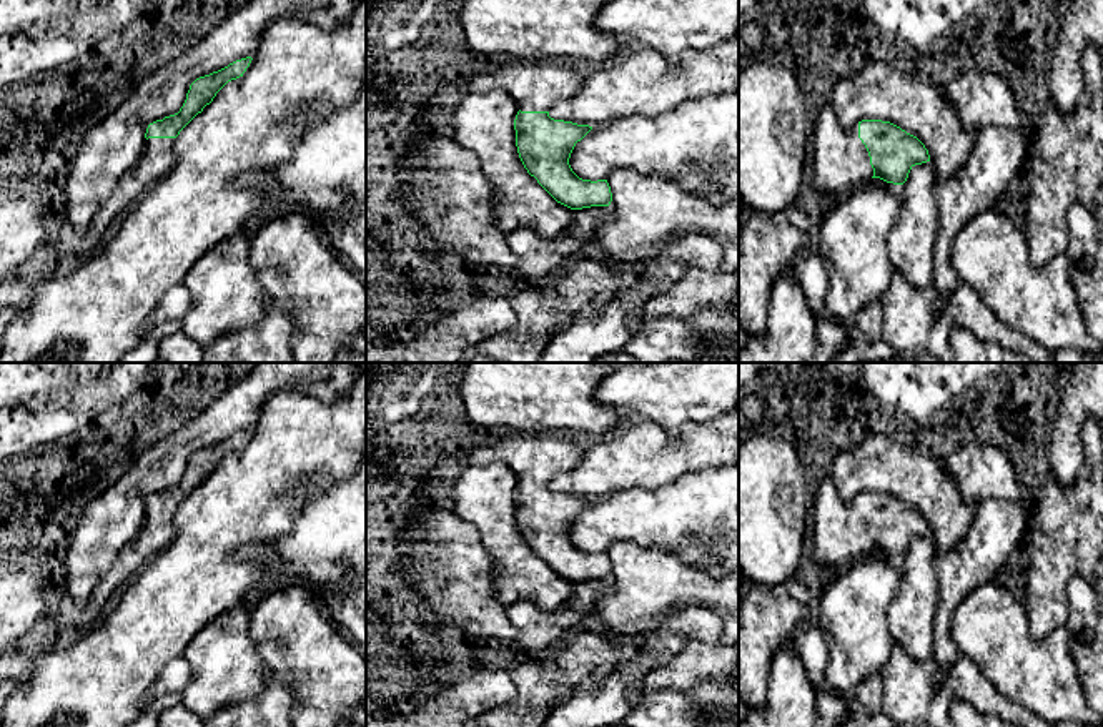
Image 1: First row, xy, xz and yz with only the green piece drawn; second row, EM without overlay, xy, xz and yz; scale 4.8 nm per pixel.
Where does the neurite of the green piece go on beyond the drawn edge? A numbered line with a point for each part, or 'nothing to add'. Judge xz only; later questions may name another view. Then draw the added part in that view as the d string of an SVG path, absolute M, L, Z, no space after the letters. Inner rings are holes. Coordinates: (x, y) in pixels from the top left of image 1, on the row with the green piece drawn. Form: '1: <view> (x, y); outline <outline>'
1: xz (536, 85); outline M554 60L497 62L469 82L469 91L504 90L521 111L549 111L584 87L586 78Z

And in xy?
1: xy (158, 157); outline M148 138L145 140L143 153L140 160L128 168L118 180L113 193L101 205L98 213L93 216L90 228L82 235L73 225L67 220L67 198L65 210L62 211L62 228L57 240L55 258L60 268L67 268L77 261L85 260L93 255L103 238L105 231L116 216L123 216L148 190L151 190L175 165L175 140L176 138Z

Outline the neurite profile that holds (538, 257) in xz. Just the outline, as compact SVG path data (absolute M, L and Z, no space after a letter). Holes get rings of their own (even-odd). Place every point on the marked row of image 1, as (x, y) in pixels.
M611 205L574 210L572 223L561 235L546 238L536 230L521 228L506 235L507 246L517 256L517 270L527 279L549 278L556 268L569 265L574 251L594 241L597 230L611 216Z

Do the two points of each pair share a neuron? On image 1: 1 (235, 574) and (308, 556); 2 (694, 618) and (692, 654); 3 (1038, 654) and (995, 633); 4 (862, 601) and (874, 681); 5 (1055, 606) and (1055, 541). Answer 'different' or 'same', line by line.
1: different
2: different
3: same
4: different
5: same

